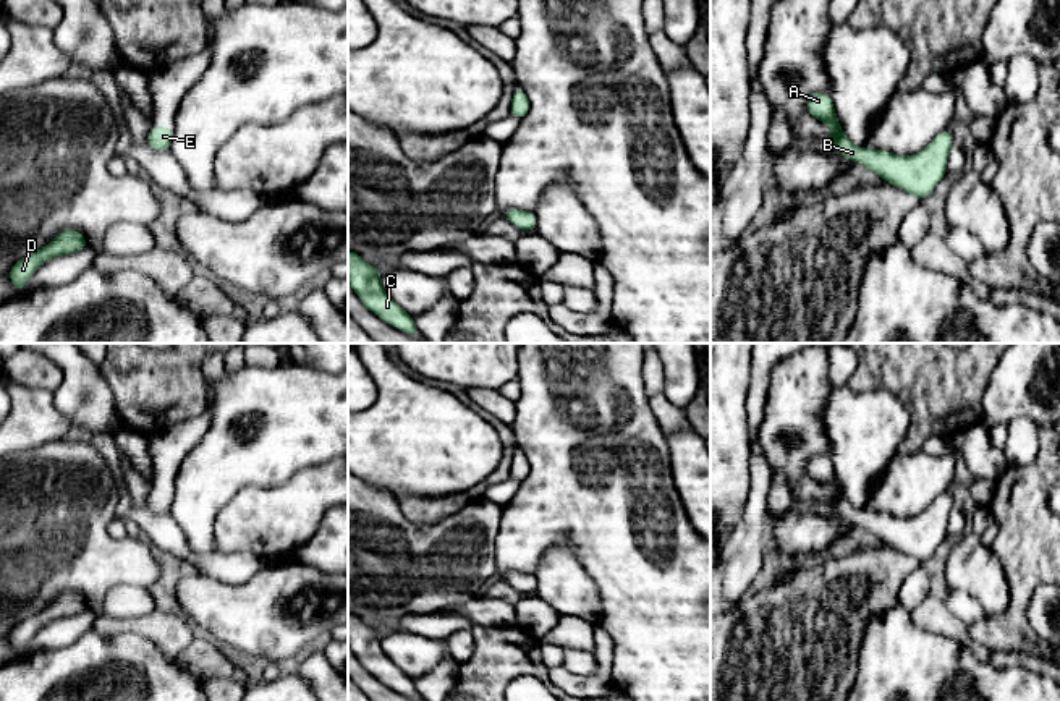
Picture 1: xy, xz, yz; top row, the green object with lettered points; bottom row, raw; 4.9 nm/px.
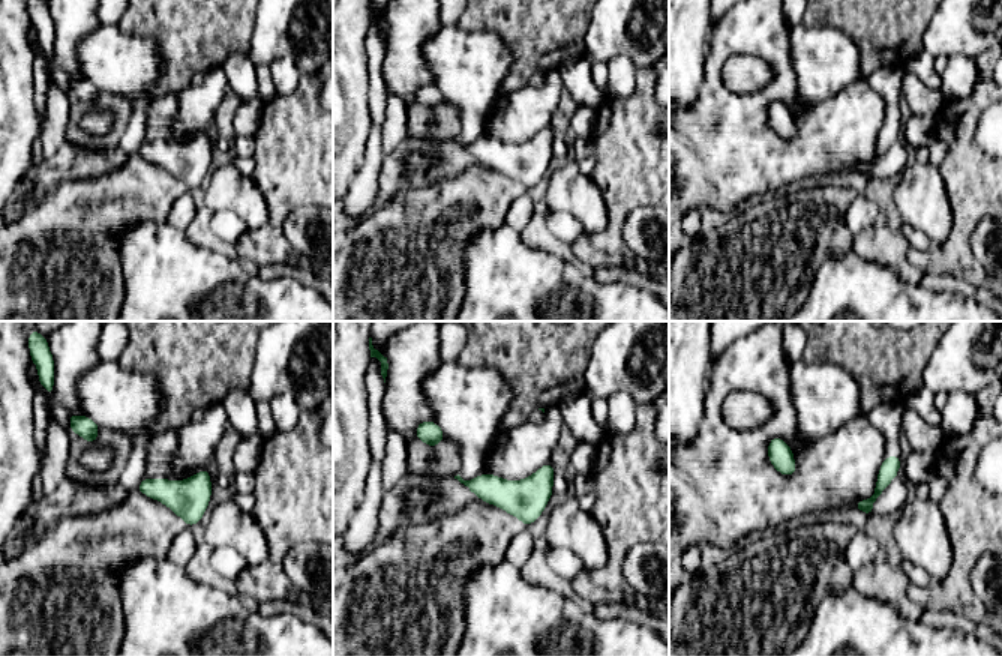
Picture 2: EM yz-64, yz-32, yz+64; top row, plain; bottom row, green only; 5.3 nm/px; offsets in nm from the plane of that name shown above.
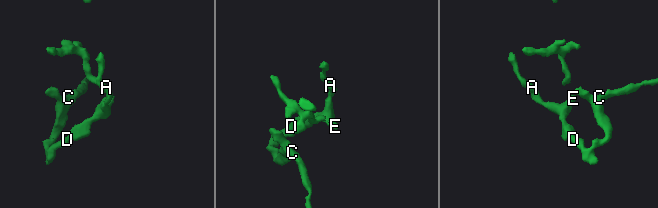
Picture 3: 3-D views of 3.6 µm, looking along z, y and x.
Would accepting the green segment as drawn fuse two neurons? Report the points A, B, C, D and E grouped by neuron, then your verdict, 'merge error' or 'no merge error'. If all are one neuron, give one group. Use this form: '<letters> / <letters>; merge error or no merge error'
A B C D E; no merge error

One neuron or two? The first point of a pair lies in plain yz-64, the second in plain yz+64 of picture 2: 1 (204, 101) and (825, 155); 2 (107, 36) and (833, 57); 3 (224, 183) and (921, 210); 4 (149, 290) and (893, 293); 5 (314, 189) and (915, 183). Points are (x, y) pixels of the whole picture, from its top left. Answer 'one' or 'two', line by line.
1: one
2: one
3: one
4: one
5: two

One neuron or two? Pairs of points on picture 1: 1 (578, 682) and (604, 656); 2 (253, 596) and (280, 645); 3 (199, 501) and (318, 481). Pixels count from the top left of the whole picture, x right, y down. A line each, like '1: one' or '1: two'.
1: one
2: one
3: two

